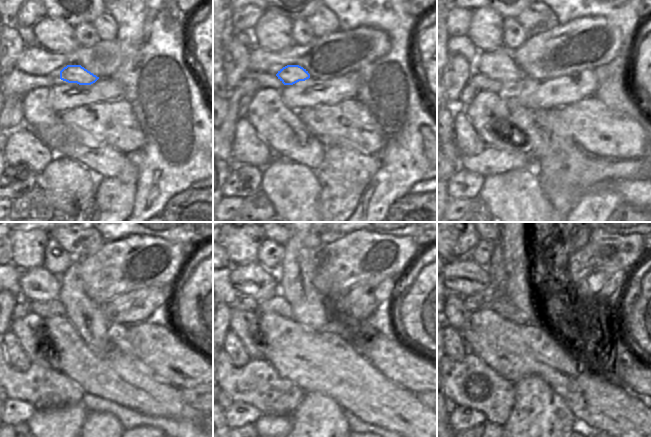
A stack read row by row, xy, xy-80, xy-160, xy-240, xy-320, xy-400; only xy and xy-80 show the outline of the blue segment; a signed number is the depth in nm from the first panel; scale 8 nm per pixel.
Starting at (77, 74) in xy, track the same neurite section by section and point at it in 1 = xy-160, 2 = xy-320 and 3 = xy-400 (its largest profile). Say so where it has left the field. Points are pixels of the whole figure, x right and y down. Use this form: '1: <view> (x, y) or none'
1: xy-160 (499, 65)
2: xy-320 (253, 280)
3: xy-400 (463, 278)

